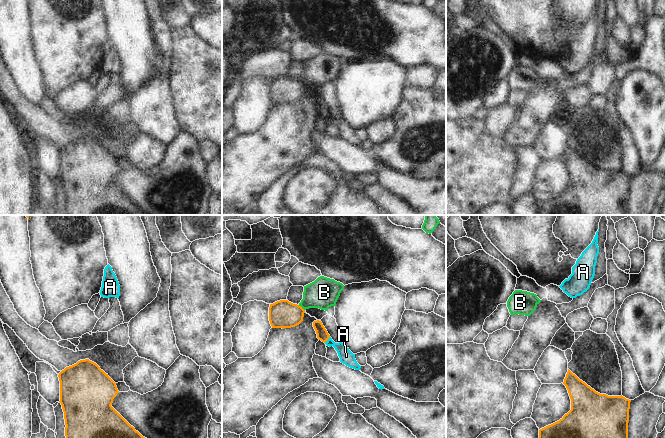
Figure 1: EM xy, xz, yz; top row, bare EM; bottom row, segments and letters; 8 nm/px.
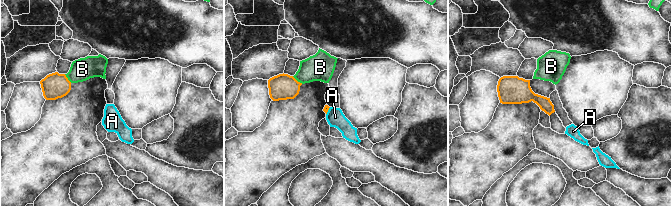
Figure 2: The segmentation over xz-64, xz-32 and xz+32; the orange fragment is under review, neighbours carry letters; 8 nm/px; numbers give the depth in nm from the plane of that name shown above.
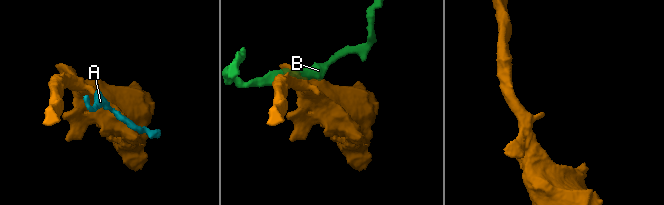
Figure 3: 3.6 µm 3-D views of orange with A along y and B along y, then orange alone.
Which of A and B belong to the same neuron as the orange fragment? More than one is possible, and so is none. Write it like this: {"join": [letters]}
{"join": []}

